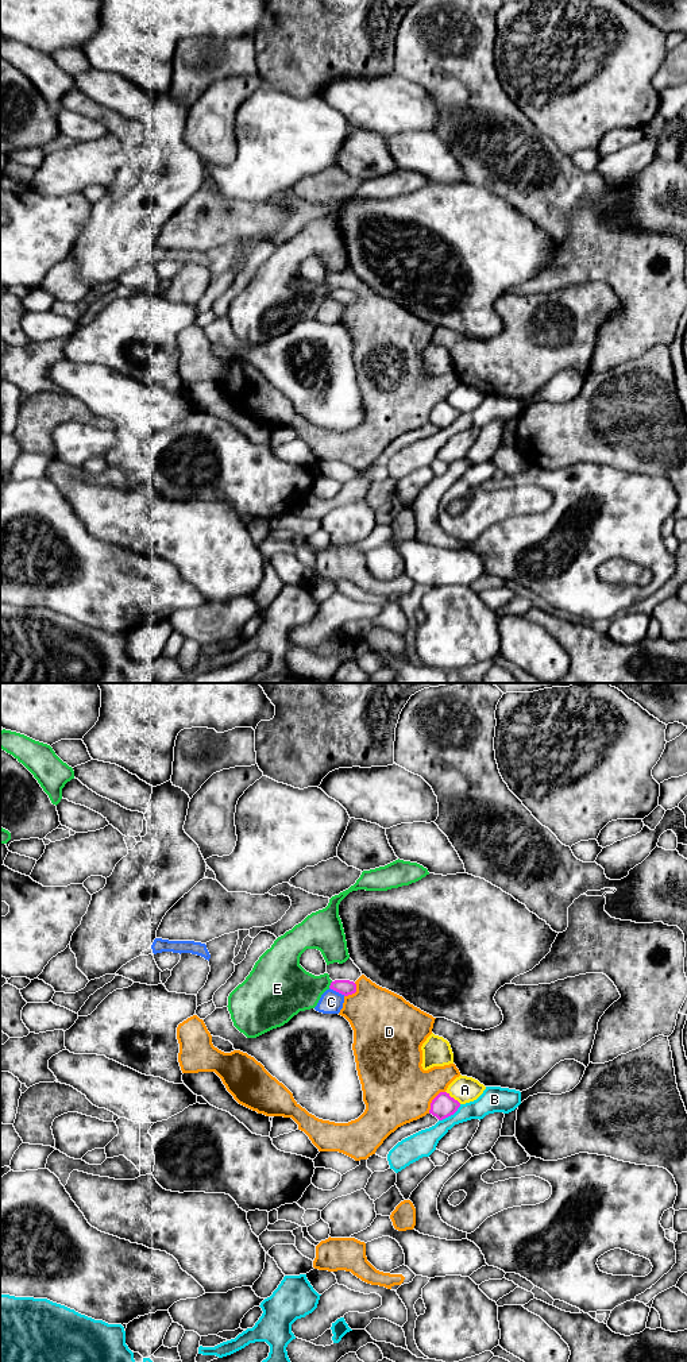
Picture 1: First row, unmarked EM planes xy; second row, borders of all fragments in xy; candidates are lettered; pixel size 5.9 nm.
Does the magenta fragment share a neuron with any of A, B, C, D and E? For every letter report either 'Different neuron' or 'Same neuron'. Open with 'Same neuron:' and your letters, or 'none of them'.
Same neuron: none of them
A: Different neuron
B: Different neuron
C: Different neuron
D: Different neuron
E: Different neuron

